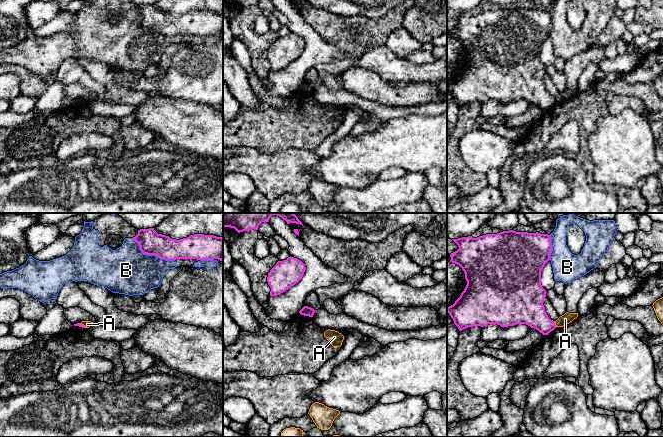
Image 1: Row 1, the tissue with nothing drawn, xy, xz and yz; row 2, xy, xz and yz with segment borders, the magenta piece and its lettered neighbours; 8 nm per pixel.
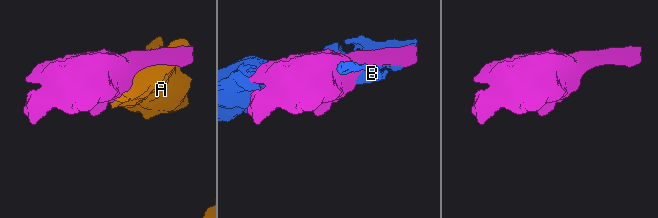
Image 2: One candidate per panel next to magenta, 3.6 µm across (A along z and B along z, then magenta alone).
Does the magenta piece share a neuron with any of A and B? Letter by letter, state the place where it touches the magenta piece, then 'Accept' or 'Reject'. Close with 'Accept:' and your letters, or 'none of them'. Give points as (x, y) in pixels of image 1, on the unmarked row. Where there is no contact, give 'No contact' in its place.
A: Touches magenta at yz (554, 100). Reject
B: Touches magenta at xy (151, 30). Reject
Accept: none of them

